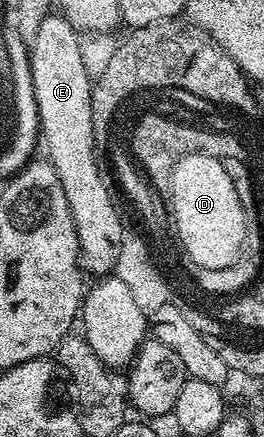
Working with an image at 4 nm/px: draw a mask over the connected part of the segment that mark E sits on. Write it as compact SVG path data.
M45 16L38 34L31 41L31 78L34 80L35 102L38 104L40 139L49 151L47 159L55 174L59 174L59 182L63 182L63 194L67 194L67 206L71 206L71 218L79 238L84 271L94 272L94 277L104 278L114 271L127 228L121 225L121 216L113 205L109 184L97 161L96 148L99 148L99 144L93 139L91 114L94 81L89 80L83 68L80 38L78 29L65 16Z

